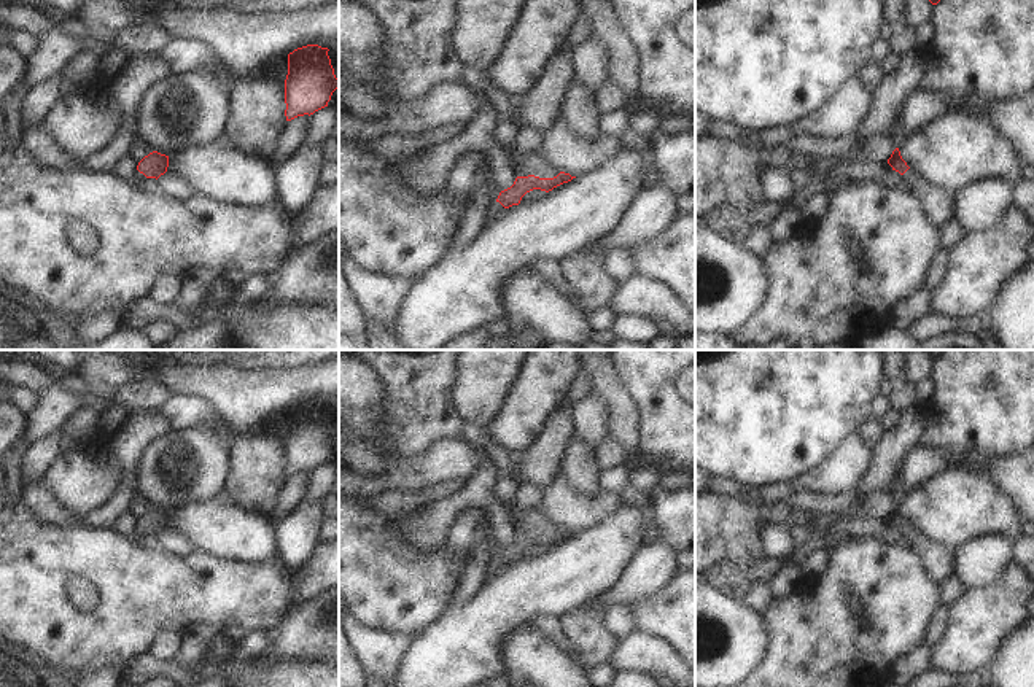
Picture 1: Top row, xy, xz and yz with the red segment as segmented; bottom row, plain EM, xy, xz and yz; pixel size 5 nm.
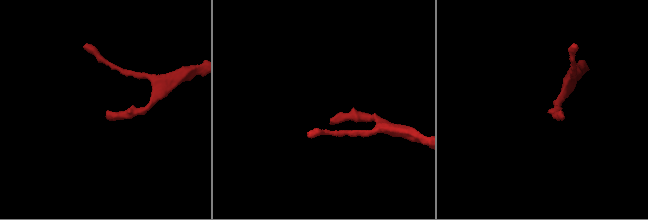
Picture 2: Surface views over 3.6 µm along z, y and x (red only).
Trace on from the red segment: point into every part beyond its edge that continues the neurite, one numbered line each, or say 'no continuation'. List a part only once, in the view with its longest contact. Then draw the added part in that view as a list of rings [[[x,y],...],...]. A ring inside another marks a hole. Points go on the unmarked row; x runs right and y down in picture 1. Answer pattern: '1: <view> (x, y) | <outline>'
1: xz (495, 565) | [[[493,557],[487,566],[487,576],[496,574],[503,568],[503,565],[504,563],[500,558]]]

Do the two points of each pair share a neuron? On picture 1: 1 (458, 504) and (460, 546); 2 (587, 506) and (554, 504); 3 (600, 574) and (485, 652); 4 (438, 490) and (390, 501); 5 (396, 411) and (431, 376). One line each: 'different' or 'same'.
1: different
2: same
3: same
4: same
5: same

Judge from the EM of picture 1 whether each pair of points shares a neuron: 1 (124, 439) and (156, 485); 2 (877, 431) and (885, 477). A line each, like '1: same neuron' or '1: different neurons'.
1: different neurons
2: different neurons

